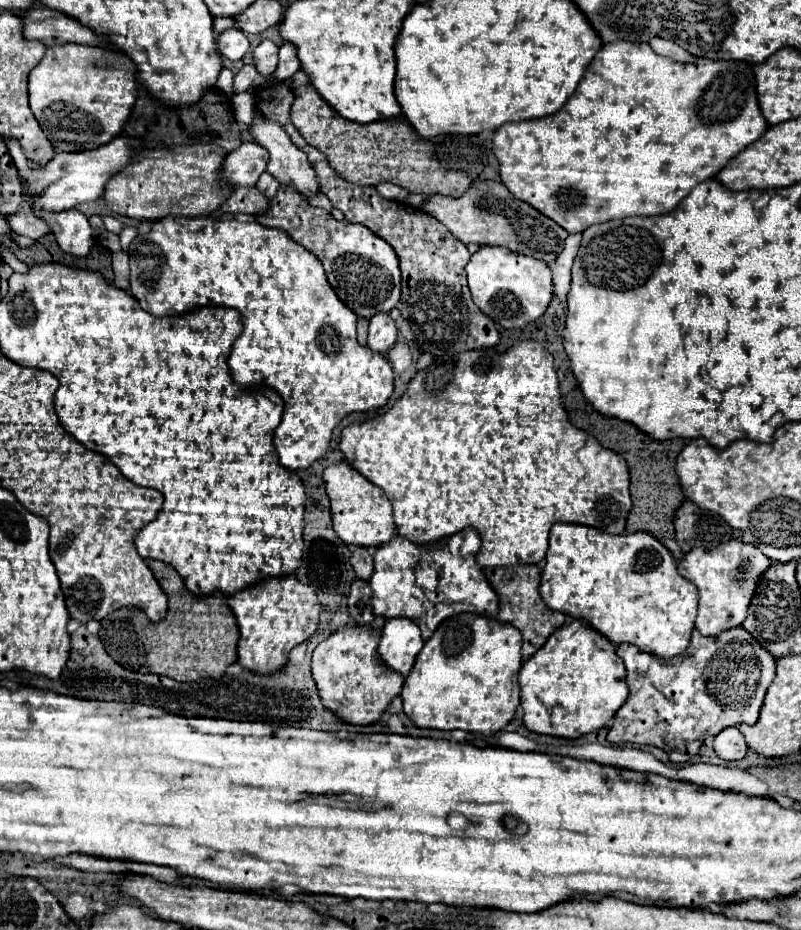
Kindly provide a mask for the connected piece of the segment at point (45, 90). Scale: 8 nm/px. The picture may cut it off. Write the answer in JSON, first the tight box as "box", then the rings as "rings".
{"box":[28,44,138,152],"rings":[[[56,44],[46,48],[40,64],[30,72],[28,92],[30,92],[30,108],[54,146],[54,152],[76,152],[76,150],[92,150],[100,144],[108,144],[112,138],[120,134],[124,128],[134,102],[138,98],[138,78],[136,64],[122,52],[114,52],[98,46],[80,46],[80,44]]]}

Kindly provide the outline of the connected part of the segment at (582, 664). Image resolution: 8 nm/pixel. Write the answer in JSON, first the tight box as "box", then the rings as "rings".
{"box":[518,618,628,738],"rings":[[[574,618],[572,622],[552,632],[550,640],[530,660],[522,664],[518,680],[522,690],[520,704],[524,708],[526,728],[538,734],[550,734],[560,738],[578,738],[606,726],[606,722],[614,718],[616,710],[624,706],[628,698],[626,670],[622,660],[616,654],[616,644],[606,640],[606,636],[598,634],[588,622],[580,618]]]}

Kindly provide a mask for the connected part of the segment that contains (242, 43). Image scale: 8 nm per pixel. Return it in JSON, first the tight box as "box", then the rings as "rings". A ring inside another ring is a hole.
{"box":[216,28,248,60],"rings":[[[230,28],[230,30],[224,30],[222,34],[218,34],[218,40],[216,40],[216,46],[220,50],[220,54],[228,60],[242,60],[246,50],[248,50],[248,38],[242,30],[236,30],[236,28]]]}

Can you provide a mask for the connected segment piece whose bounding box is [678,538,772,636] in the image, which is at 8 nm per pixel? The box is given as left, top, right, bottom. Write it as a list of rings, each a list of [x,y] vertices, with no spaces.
[[[740,538],[718,544],[712,550],[694,548],[682,558],[678,572],[694,582],[700,592],[696,628],[702,636],[718,636],[720,632],[744,622],[756,584],[760,582],[760,576],[764,576],[766,568],[770,568],[770,564],[772,560],[766,558],[754,544],[744,544]]]

